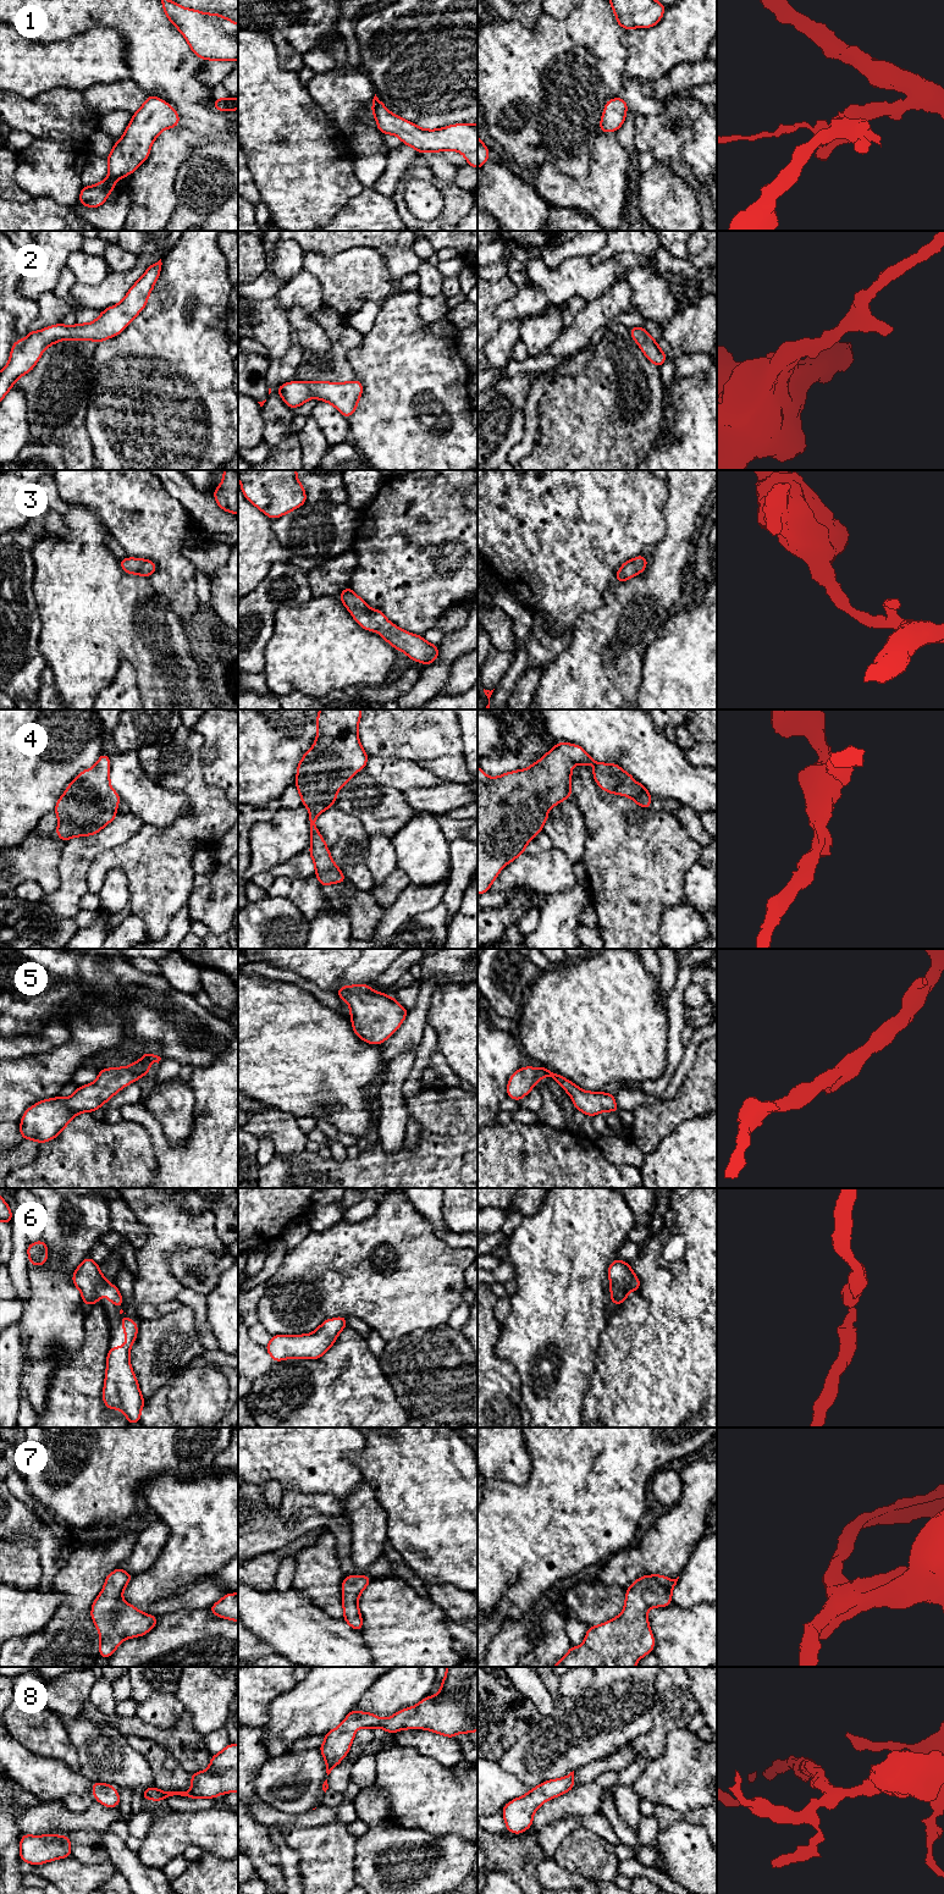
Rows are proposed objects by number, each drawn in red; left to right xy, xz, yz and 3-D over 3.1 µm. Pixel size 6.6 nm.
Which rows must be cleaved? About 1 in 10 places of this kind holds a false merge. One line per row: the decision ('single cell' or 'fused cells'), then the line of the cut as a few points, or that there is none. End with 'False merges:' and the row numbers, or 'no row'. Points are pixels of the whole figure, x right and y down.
1: single cell; cut none
2: single cell; cut none
3: single cell; cut none
4: single cell; cut none
5: single cell; cut none
6: single cell; cut none
7: single cell; cut none
8: single cell; cut none
False merges: no row

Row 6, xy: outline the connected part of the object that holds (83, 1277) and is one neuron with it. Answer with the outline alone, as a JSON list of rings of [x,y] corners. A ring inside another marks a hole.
[[[87,1257],[74,1270],[73,1285],[81,1291],[83,1303],[89,1307],[101,1301],[103,1290],[107,1288],[107,1302],[122,1308],[123,1299],[118,1288],[100,1272],[99,1264]]]

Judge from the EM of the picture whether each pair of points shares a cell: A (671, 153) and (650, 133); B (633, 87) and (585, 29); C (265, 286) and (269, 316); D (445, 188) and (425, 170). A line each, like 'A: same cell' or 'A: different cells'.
A: same cell
B: different cells
C: different cells
D: same cell

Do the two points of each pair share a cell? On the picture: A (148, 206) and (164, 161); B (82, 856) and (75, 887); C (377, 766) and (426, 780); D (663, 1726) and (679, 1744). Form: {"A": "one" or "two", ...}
{"A": "one", "B": "one", "C": "one", "D": "two"}

